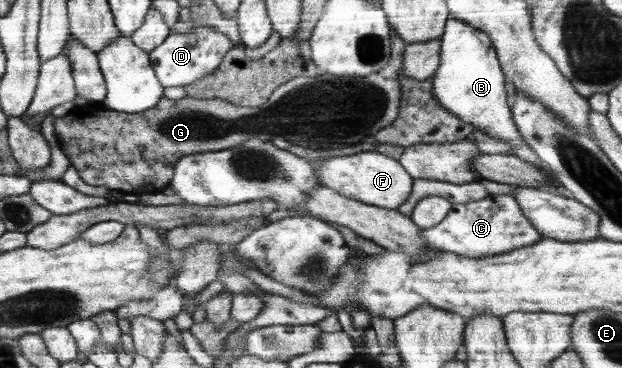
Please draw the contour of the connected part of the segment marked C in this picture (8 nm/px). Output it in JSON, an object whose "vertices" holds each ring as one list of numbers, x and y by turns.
{"vertices":[[500,195,468,204,452,204,452,210,436,226,422,230,421,236,433,250,455,252,461,256,495,256,533,245,542,235,521,213,514,196]]}

